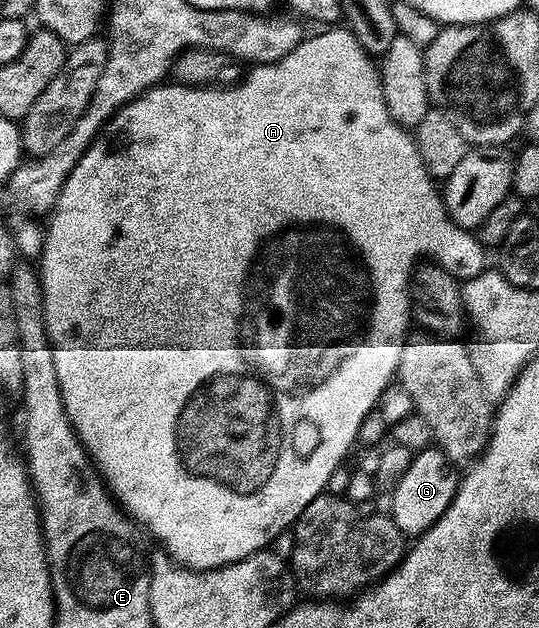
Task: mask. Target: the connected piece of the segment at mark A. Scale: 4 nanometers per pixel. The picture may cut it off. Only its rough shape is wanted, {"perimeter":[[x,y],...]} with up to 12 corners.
{"perimeter":[[349,29],[159,84],[40,255],[173,561],[267,549],[450,219]]}

